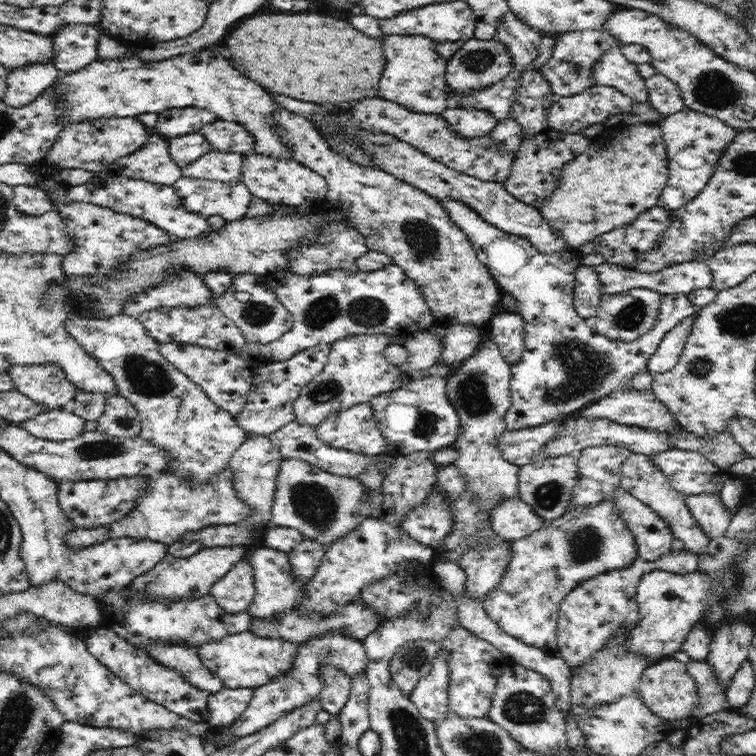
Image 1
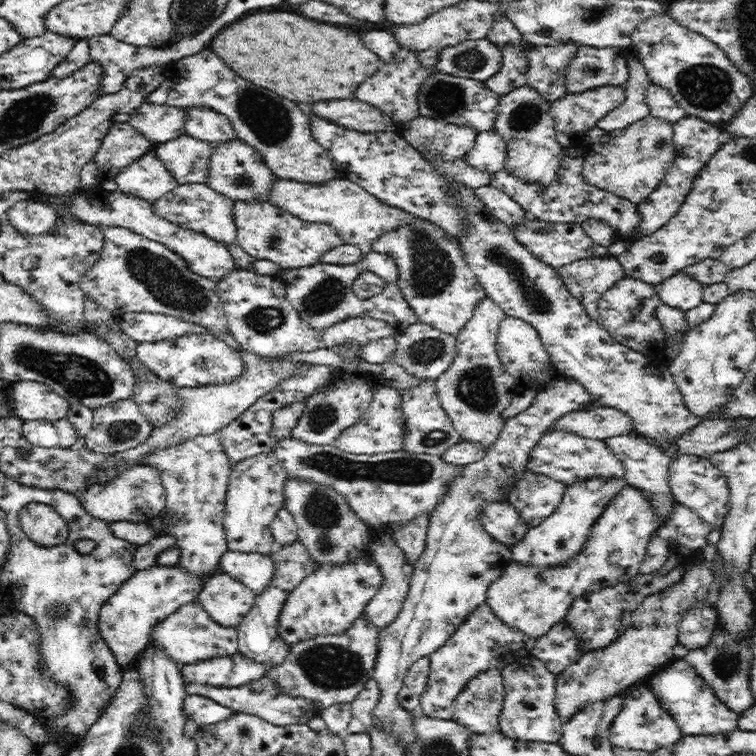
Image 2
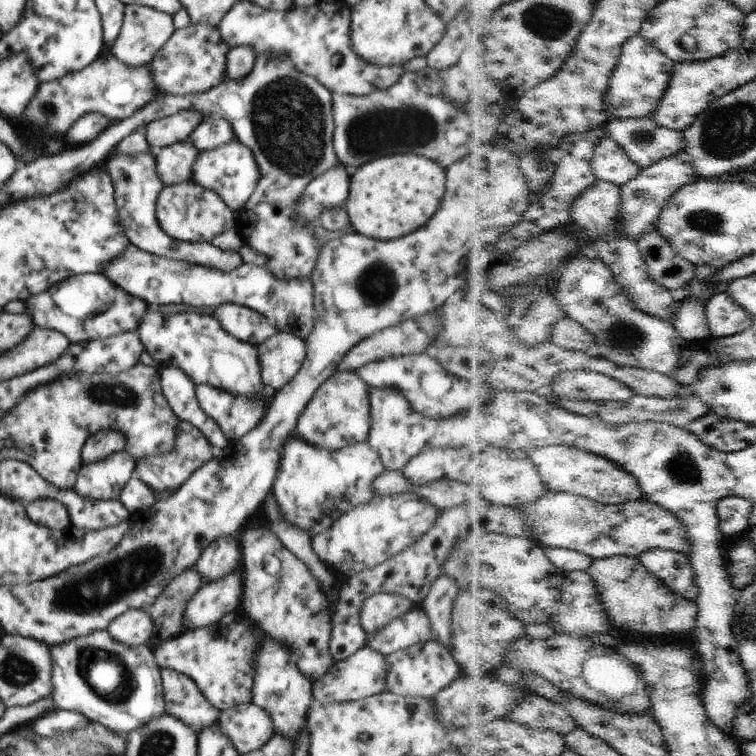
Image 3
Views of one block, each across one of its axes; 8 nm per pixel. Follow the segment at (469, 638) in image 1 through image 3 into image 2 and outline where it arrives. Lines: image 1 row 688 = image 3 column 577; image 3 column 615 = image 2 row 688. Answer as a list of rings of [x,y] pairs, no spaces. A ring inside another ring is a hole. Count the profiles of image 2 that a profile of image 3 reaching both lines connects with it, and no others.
[[[487,668],[476,672],[454,702],[451,720],[472,732],[500,730],[499,714],[505,696],[504,673],[500,668]]]

